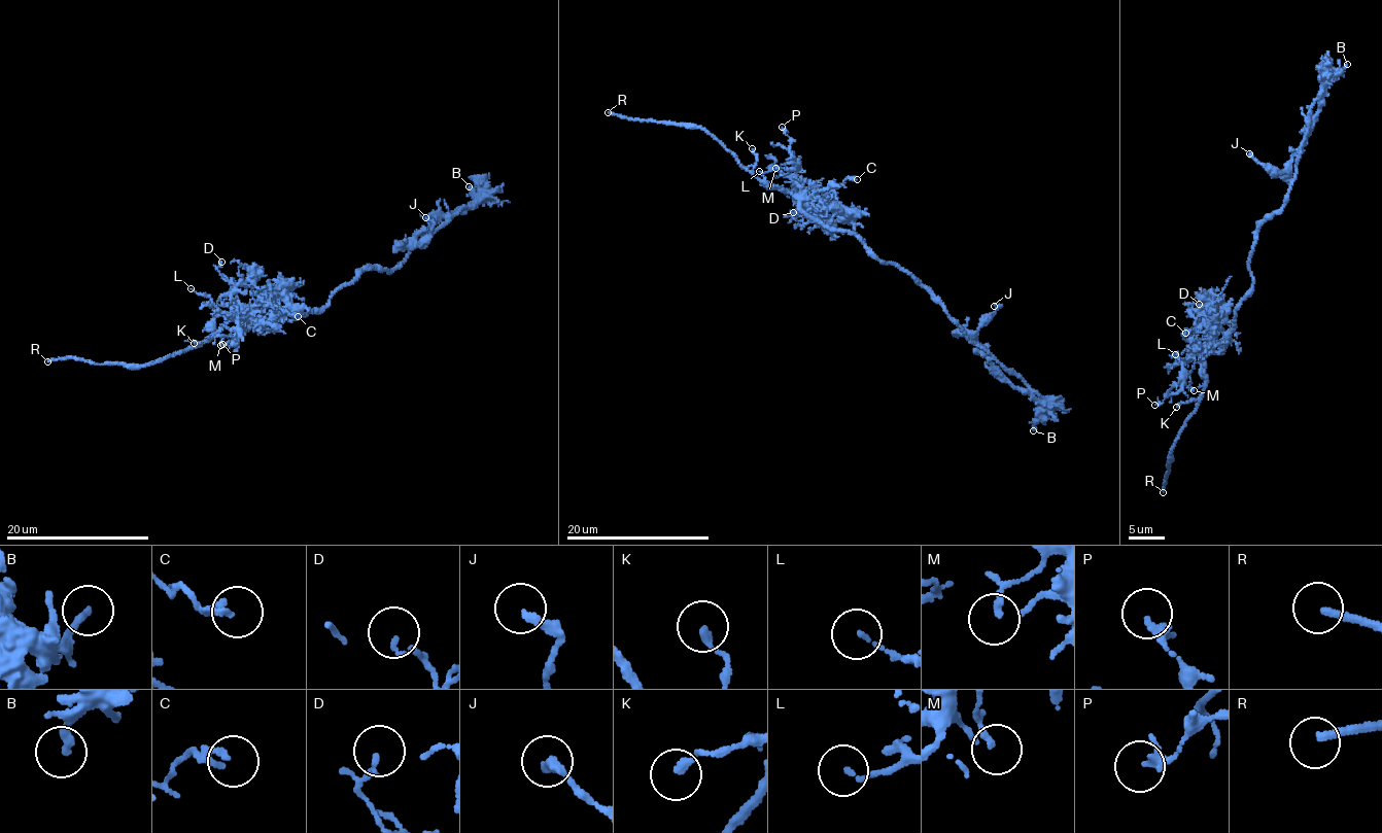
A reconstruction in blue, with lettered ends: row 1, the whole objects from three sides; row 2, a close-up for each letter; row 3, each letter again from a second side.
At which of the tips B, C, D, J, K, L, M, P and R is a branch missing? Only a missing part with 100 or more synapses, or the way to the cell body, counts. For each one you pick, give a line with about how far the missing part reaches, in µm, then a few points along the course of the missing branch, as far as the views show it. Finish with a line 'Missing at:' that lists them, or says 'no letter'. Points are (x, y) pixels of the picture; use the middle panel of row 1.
R: about 35 µm are missing
Missing at: R

